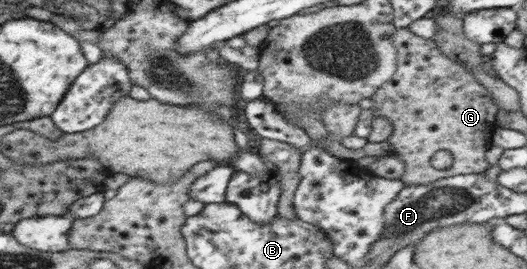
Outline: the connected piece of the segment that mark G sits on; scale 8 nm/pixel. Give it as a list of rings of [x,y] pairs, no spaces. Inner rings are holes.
[[[401,28],[391,34],[391,41],[397,53],[397,70],[391,81],[383,83],[370,98],[374,103],[374,115],[387,117],[387,121],[391,121],[393,125],[393,133],[387,141],[393,145],[394,154],[405,164],[402,182],[405,185],[427,185],[449,176],[484,172],[489,166],[485,153],[491,146],[491,133],[496,127],[495,115],[500,108],[493,103],[490,92],[460,62],[442,55],[434,40],[419,37],[409,28]],[[441,149],[450,151],[453,156],[453,163],[449,168],[436,169],[429,162]]]

